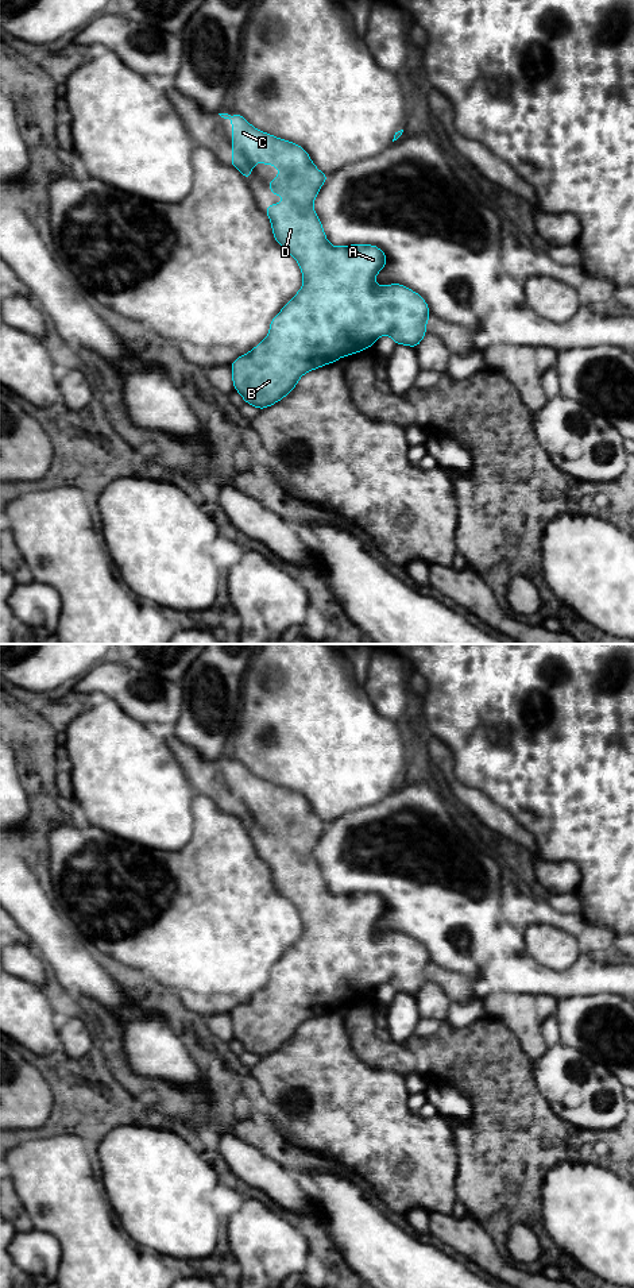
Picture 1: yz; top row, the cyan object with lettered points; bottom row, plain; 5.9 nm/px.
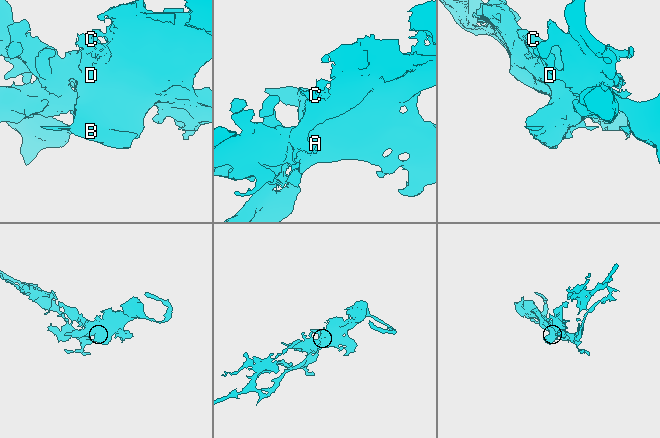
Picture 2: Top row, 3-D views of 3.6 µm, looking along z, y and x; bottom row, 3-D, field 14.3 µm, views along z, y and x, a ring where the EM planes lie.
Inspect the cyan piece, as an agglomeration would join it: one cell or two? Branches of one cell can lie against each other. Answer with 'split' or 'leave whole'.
leave whole

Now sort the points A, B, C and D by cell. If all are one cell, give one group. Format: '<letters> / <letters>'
A B C D

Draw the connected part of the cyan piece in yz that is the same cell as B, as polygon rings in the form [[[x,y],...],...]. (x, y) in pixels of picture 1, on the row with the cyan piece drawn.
[[[240,113],[219,115],[233,123],[231,166],[237,167],[247,181],[256,162],[279,169],[278,178],[266,186],[275,197],[285,194],[286,198],[266,207],[264,212],[270,217],[275,240],[295,258],[304,274],[301,290],[271,320],[267,338],[231,365],[235,390],[243,396],[244,402],[259,410],[271,406],[293,392],[305,373],[360,352],[374,346],[382,335],[391,336],[395,344],[417,348],[426,333],[425,325],[430,316],[425,300],[403,285],[378,286],[374,282],[387,263],[379,247],[333,247],[326,240],[313,200],[329,174],[322,174],[301,146],[254,128]]]

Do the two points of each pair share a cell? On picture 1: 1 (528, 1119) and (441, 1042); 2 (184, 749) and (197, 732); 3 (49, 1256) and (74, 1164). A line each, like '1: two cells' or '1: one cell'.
1: one cell
2: two cells
3: two cells

